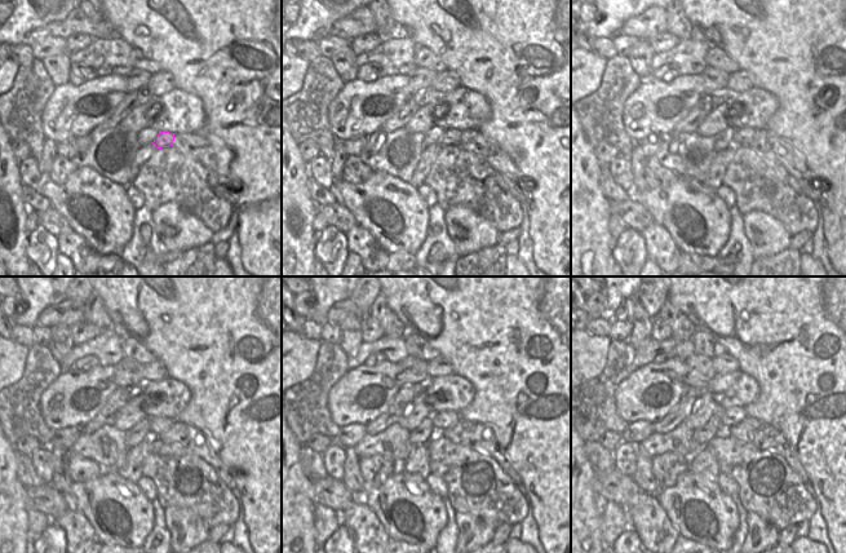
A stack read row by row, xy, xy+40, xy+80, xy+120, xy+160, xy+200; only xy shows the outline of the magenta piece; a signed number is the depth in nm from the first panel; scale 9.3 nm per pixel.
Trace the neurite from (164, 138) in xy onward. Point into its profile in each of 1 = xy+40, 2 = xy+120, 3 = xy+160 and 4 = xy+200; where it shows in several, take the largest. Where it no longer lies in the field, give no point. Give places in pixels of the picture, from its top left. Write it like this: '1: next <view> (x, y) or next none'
1: next xy+40 (451, 137)
2: next xy+120 (159, 424)
3: next xy+160 (443, 420)
4: next xy+200 (730, 416)

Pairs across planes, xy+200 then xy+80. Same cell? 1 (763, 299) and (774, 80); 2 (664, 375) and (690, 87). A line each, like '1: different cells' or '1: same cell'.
1: same cell
2: same cell

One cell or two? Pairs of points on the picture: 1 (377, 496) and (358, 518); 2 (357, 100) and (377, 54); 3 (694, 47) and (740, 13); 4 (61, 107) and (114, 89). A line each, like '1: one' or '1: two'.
1: two
2: two
3: two
4: one

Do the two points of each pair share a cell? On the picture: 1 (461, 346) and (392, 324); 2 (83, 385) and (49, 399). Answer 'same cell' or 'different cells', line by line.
1: different cells
2: same cell

